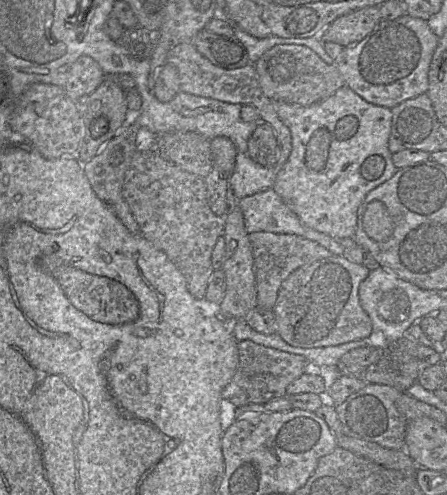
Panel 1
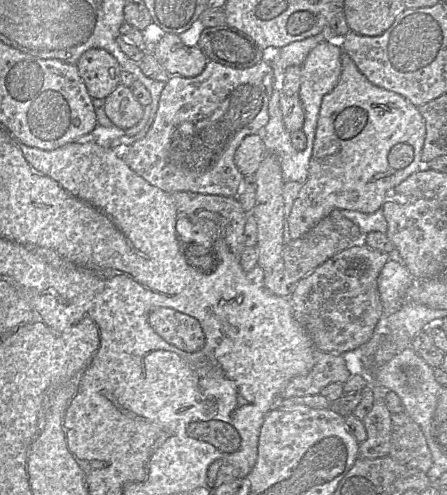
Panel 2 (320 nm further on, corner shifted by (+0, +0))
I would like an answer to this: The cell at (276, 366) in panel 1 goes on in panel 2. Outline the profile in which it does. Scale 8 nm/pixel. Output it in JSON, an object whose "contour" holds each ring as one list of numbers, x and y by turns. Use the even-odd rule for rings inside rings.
{"contour":[[315,349,314,366,306,375,294,377,281,394,281,398,315,395,330,383,345,383,351,376,346,361,338,354]]}

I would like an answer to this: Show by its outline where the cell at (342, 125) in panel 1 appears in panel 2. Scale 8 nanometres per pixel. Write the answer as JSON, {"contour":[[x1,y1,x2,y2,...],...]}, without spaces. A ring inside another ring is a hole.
{"contour":[[341,55,341,75,335,88,323,97,315,133,308,177,302,184,288,217,292,239,311,230,333,210,353,210,366,214,380,209,391,191,410,175,422,169,425,121,418,107,403,96,373,85,353,60]]}

